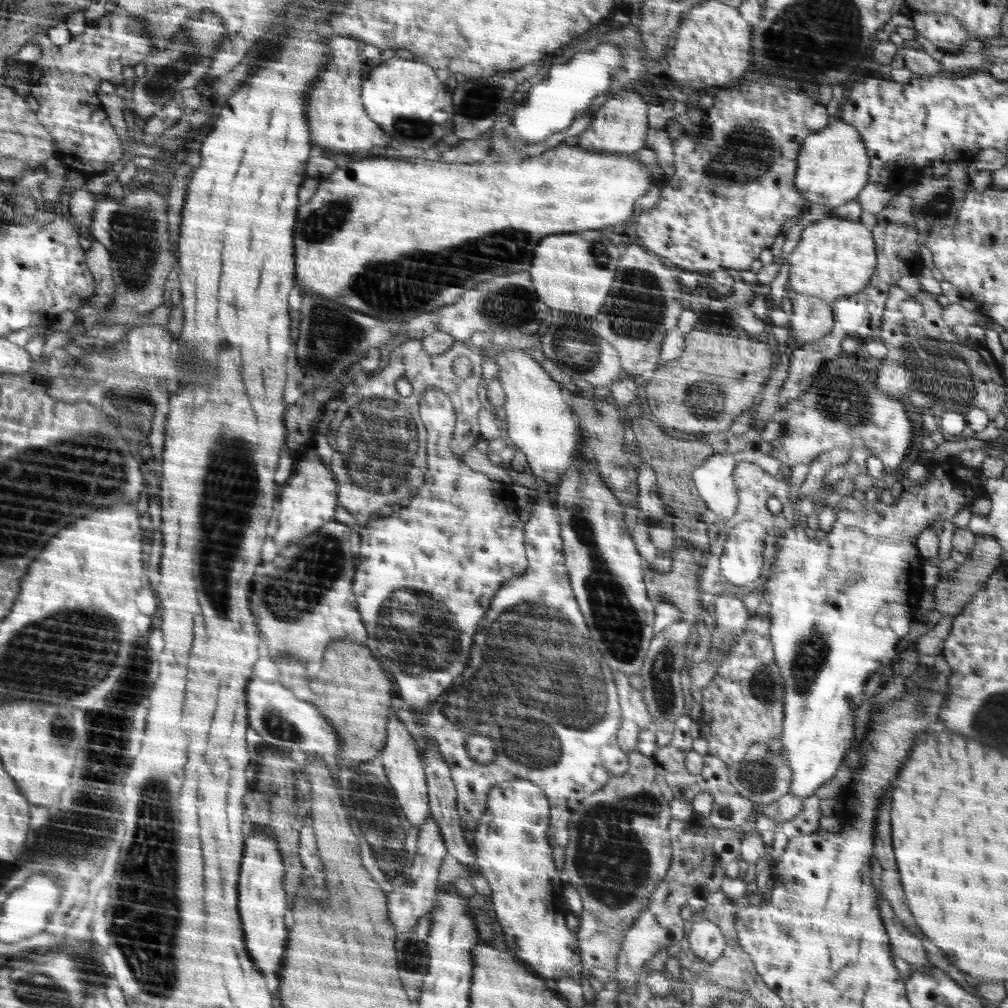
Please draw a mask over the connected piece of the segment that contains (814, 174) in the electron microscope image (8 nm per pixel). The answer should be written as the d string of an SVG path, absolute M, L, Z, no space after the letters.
M839 120L805 139L797 159L796 187L810 205L822 203L834 211L860 195L869 182L870 164L870 155L860 131Z

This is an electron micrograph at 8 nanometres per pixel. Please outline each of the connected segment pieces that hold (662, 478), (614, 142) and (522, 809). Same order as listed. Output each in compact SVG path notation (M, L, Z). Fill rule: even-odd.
M633 418L631 427L634 438L638 442L638 452L641 460L654 469L655 483L658 483L654 491L659 495L660 500L668 506L668 510L681 510L692 516L698 516L706 512L707 506L700 500L699 492L693 482L693 472L701 466L705 460L714 452L705 440L686 441L678 437L668 436L668 431L660 430L660 424L652 422L654 418ZM666 432L666 434L664 434ZM678 476L678 478L676 478Z
M618 92L612 100L608 100L602 110L596 112L590 128L578 136L580 148L588 148L601 152L622 152L630 154L641 150L648 134L648 118L646 118L648 106L640 100L636 92Z
M514 779L512 782L501 782L499 785L494 786L488 794L489 808L487 809L484 816L482 816L482 821L480 826L475 828L474 833L474 844L476 844L476 866L478 866L479 872L482 876L488 880L490 888L492 890L491 898L493 900L493 908L497 914L498 922L502 927L504 936L506 939L506 944L510 948L510 952L516 956L519 956L532 971L538 972L542 975L544 979L550 980L552 983L562 977L572 977L578 982L582 983L583 980L580 979L581 970L583 964L581 963L581 953L580 946L577 939L577 933L570 931L566 927L566 914L569 912L567 903L564 901L563 889L566 885L564 876L558 870L558 860L554 860L554 845L550 842L548 837L549 830L549 816L552 814L552 806L549 805L549 799L545 795L545 792L537 784L534 784L531 780L524 779Z

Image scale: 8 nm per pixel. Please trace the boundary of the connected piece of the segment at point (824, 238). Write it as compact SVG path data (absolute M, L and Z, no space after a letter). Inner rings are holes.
M834 215L813 222L812 226L804 228L798 246L787 258L790 265L788 291L815 296L830 303L842 296L852 296L860 292L870 282L876 270L875 247L871 230L861 222L854 224Z

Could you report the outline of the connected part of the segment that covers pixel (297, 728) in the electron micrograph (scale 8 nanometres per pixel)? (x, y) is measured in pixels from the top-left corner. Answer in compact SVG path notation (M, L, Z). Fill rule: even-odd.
M251 678L247 685L248 721L254 730L268 742L286 750L302 750L306 756L332 756L338 750L338 736L326 718L308 702L298 700L290 690L278 682L264 682ZM280 728L280 730L278 730Z

